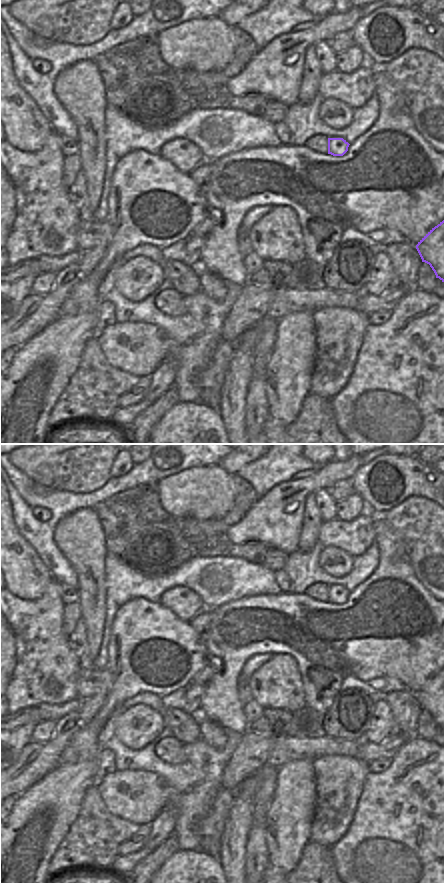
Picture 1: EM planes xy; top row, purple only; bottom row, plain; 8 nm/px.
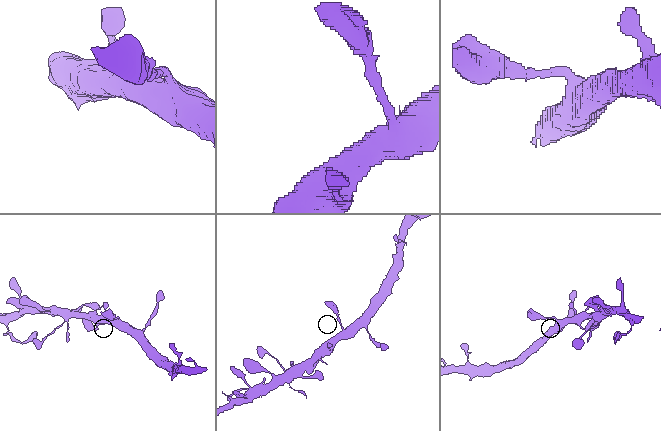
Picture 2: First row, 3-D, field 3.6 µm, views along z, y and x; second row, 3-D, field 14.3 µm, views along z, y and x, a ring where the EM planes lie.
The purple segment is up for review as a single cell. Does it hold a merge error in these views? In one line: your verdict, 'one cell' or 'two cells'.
one cell

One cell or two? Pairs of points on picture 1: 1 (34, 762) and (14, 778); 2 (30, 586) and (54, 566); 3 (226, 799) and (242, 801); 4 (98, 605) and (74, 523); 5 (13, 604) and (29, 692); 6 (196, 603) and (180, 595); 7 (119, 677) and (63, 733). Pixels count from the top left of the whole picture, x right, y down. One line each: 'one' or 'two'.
1: one
2: two
3: two
4: one
5: one
6: one
7: two

